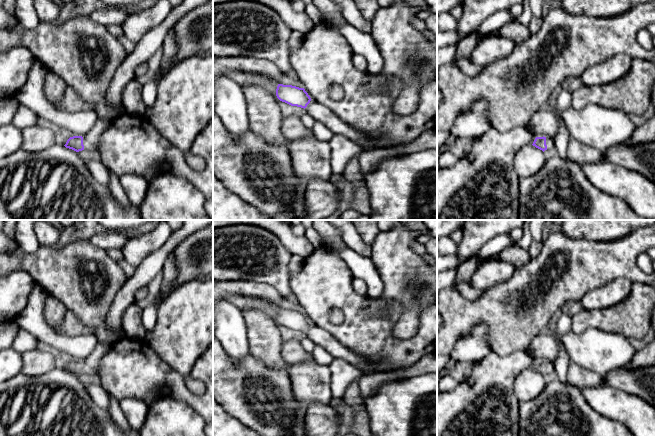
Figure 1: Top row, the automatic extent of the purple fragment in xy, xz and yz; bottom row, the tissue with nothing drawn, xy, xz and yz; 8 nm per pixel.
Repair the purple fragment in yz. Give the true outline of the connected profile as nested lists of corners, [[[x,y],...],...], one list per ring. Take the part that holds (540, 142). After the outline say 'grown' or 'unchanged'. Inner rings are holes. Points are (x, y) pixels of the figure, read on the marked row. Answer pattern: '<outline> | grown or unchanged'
[[[548,136],[536,137],[532,145],[544,152],[545,150],[554,149],[555,141],[554,138]]] | grown

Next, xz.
[[[278,84],[277,89],[276,89],[276,96],[280,101],[285,102],[291,106],[297,106],[297,107],[304,108],[306,113],[311,115],[316,121],[321,122],[332,133],[340,134],[355,143],[367,144],[367,145],[373,146],[375,148],[401,146],[401,145],[409,143],[409,142],[392,143],[392,142],[388,142],[385,140],[373,140],[372,138],[369,138],[367,136],[363,136],[362,134],[357,132],[355,129],[350,127],[348,124],[346,124],[344,121],[342,121],[333,111],[328,109],[326,106],[322,105],[319,102],[312,100],[304,88],[299,88],[299,87],[292,86],[292,85]]] | grown

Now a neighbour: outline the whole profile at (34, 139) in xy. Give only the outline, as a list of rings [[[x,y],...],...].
[[[32,126],[21,130],[21,149],[26,152],[41,152],[56,144],[54,132],[50,128]]]

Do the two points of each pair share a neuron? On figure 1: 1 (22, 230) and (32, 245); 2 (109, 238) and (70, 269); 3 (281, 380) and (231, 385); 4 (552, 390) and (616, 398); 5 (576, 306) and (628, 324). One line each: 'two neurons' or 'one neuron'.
1: one neuron
2: two neurons
3: one neuron
4: two neurons
5: two neurons

